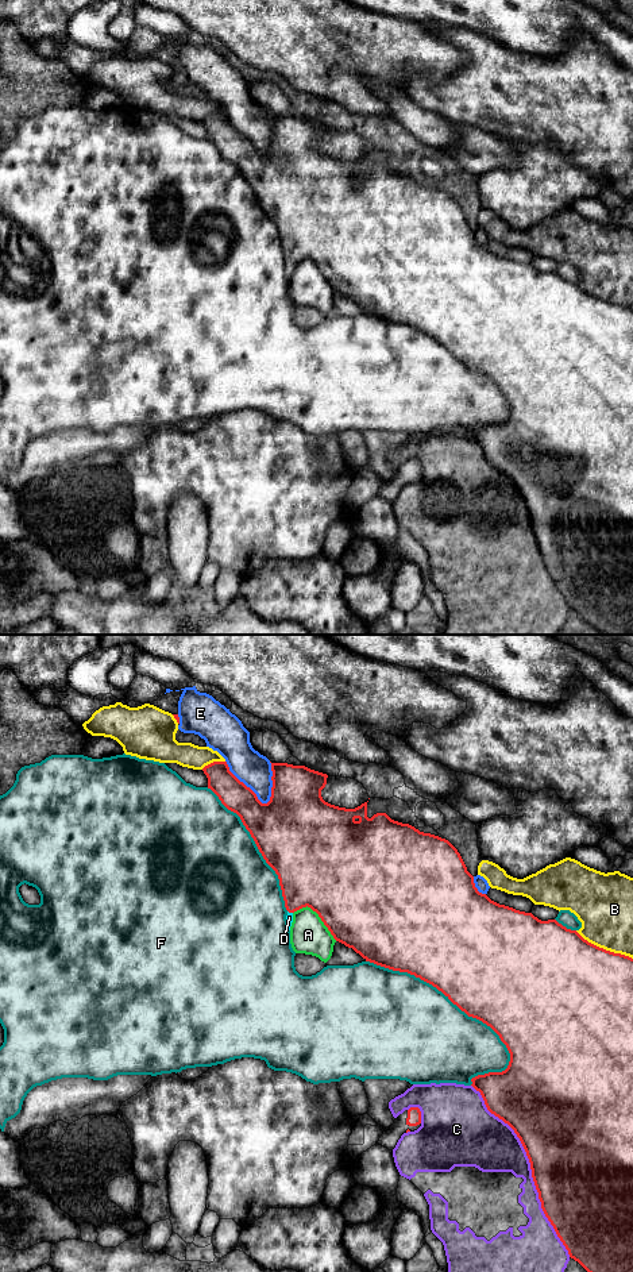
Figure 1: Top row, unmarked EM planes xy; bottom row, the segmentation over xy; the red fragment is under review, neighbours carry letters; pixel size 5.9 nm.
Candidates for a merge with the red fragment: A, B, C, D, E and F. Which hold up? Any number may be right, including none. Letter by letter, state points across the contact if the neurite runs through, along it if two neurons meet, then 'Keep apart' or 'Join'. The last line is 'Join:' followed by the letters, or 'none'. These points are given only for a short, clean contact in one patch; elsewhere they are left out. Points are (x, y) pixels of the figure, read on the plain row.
A: Keep apart
B: Keep apart
C: Keep apart
D: Path across: xy (311, 227), (298, 242), (290, 263), (289, 269). Join
E: Keep apart
F: Keep apart
Join: D

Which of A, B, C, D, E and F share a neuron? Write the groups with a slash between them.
A / B / C / D / E / F

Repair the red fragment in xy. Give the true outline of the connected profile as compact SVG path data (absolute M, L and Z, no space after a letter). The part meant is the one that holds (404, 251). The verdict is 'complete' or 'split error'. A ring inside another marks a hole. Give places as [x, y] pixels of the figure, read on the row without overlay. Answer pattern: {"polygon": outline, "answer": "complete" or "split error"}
{"polygon": "M213 113L202 123L208 130L208 140L228 162L240 169L263 211L278 227L289 282L293 265L308 258L319 266L336 293L352 300L366 313L420 329L441 343L468 369L482 373L499 388L510 405L507 420L502 424L478 427L471 431L471 438L480 444L487 462L507 475L520 490L530 514L541 560L570 609L605 635L633 635L633 311L588 294L576 282L567 281L556 271L541 273L532 265L491 253L478 243L474 228L448 192L394 173L386 165L377 165L368 170L367 154L355 161L325 154L321 142L327 136L327 126L305 117L271 115L271 149L267 155L262 155L256 146L229 123L227 113Z", "answer": "split error"}

